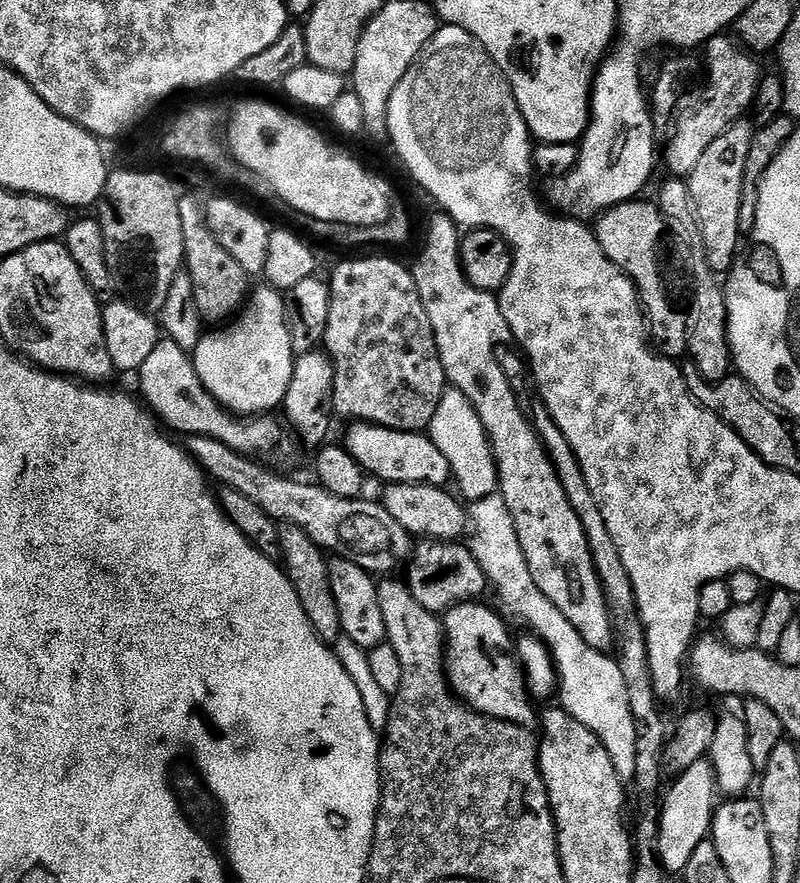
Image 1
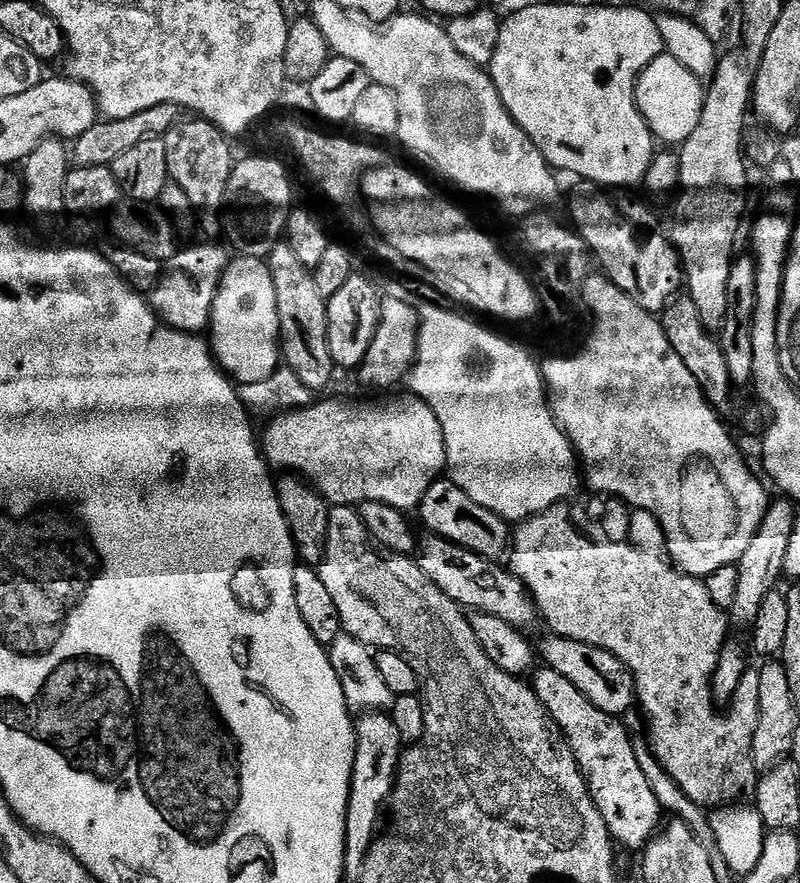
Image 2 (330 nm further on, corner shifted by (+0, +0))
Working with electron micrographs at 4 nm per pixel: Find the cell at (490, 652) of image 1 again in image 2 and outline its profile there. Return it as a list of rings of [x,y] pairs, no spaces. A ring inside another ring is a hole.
[[[547,666],[537,667],[530,687],[568,741],[580,773],[592,792],[594,806],[598,806],[598,814],[602,814],[613,841],[621,849],[643,849],[661,827],[662,805],[654,790],[650,790],[650,782],[646,782],[646,774],[642,774],[638,758],[634,758],[633,737],[628,736],[617,717],[598,710],[598,706],[594,706],[594,702],[590,702],[586,694],[574,686],[574,682],[562,678],[558,670]]]

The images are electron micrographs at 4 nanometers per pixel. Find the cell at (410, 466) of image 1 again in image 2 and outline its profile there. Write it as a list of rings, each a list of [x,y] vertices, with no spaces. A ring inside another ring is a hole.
[[[441,478],[433,482],[430,490],[422,498],[418,515],[427,531],[434,536],[441,536],[474,554],[486,557],[487,560],[499,561],[500,555],[507,553],[510,548],[510,524],[495,516],[490,510],[478,506],[466,490],[458,487],[451,478]]]

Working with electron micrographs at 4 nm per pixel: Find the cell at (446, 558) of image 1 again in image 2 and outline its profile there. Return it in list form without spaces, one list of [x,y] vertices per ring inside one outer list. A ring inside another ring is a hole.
[[[555,634],[545,637],[545,640],[538,644],[539,659],[541,656],[544,659],[541,661],[547,667],[558,670],[562,678],[574,682],[574,686],[578,686],[578,690],[582,690],[582,694],[586,694],[586,698],[594,702],[594,706],[598,706],[598,710],[617,718],[624,718],[631,708],[637,707],[634,674],[628,669],[626,662],[622,662],[622,658],[614,658],[614,654],[598,646],[586,646],[586,642],[574,642],[570,638],[562,638]]]

